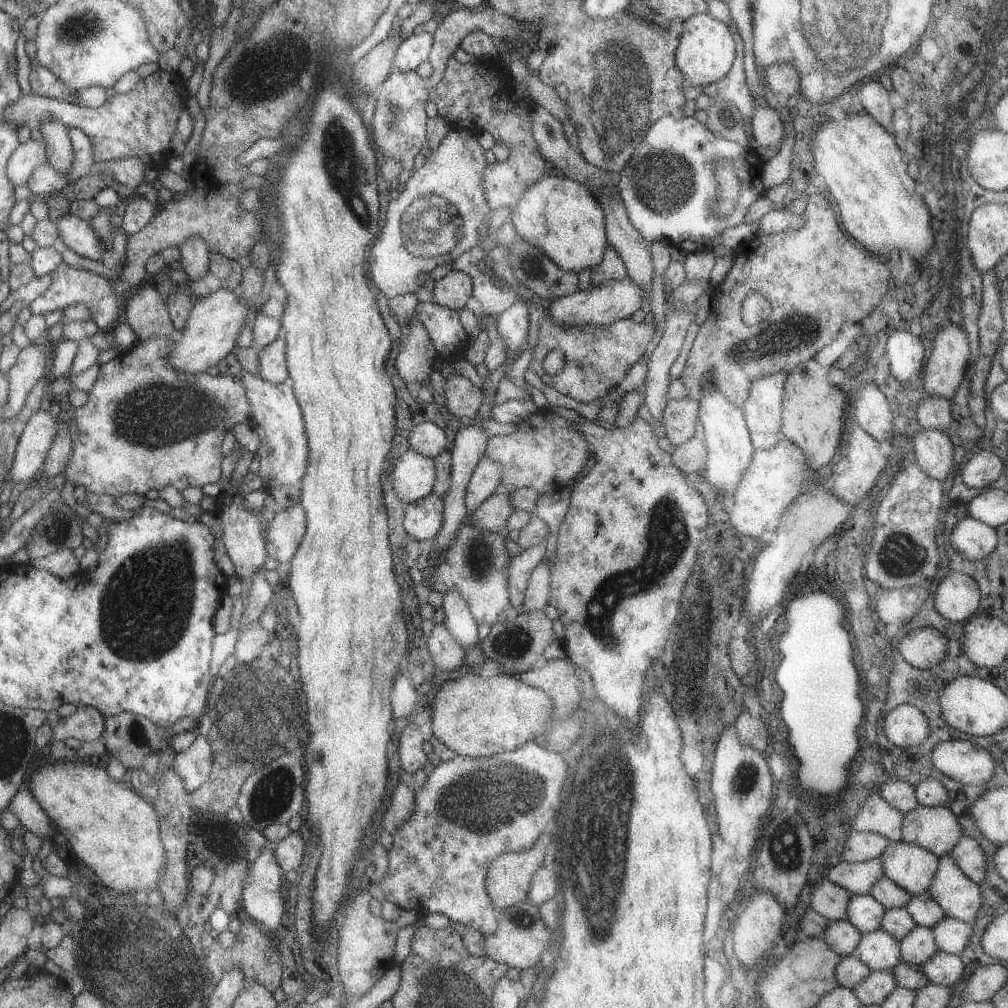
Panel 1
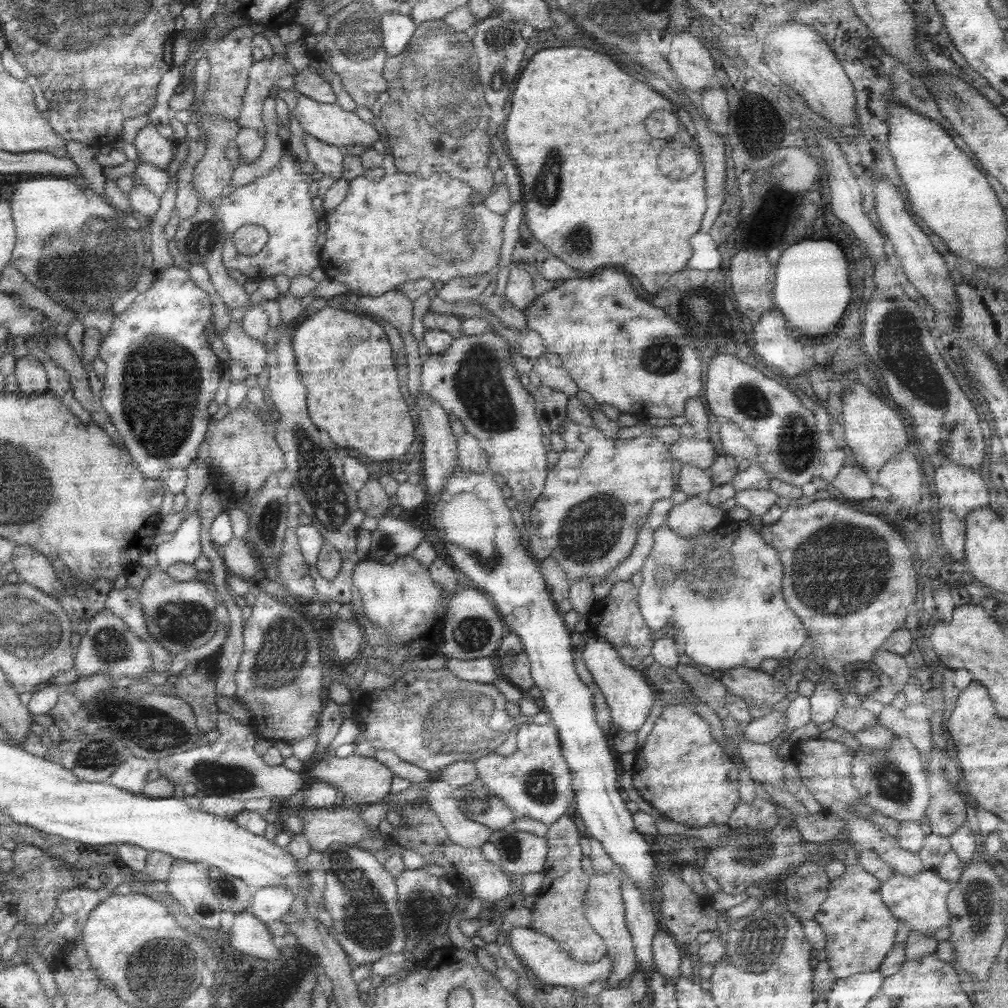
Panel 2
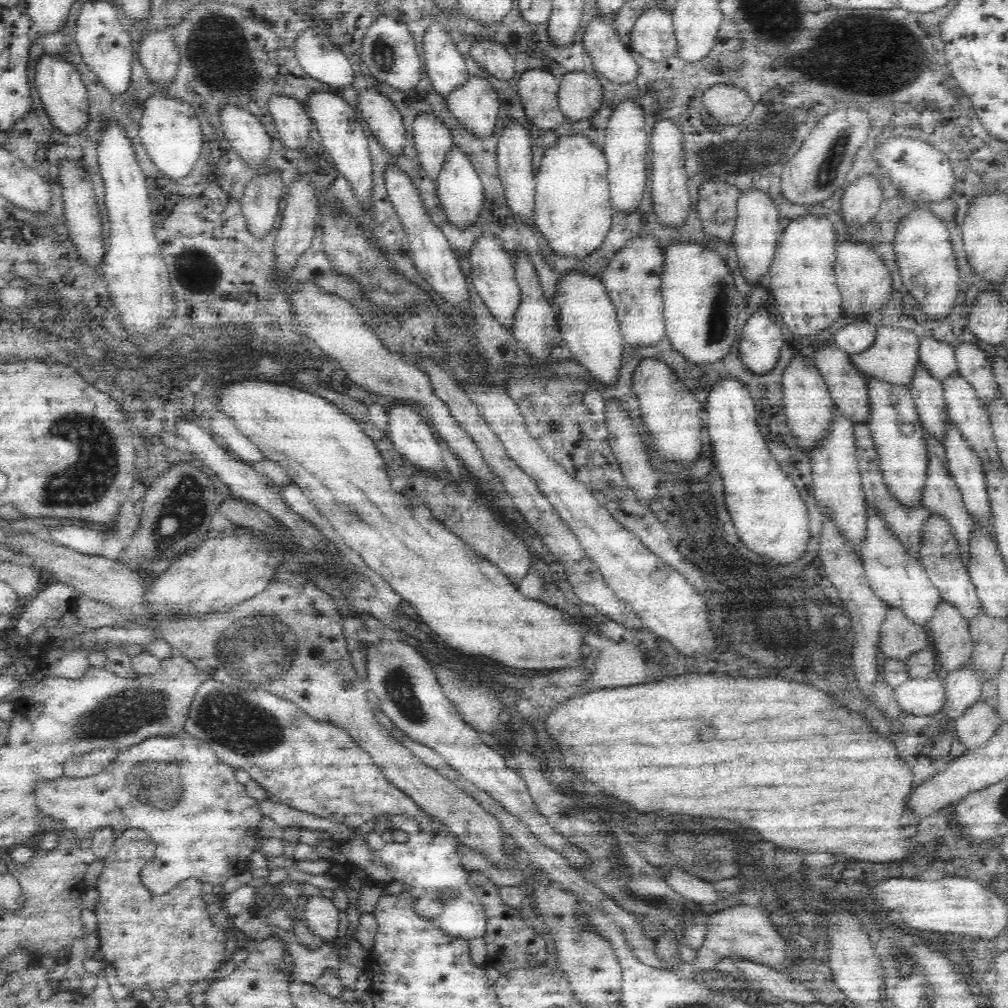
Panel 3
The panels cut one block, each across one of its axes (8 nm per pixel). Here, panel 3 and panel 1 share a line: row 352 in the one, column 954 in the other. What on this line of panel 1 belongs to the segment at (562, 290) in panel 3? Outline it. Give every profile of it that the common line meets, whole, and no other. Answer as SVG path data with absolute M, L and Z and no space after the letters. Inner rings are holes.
M951 572L937 584L933 592L933 604L939 616L949 622L965 624L971 616L977 614L981 596L977 592L977 582L967 574Z

